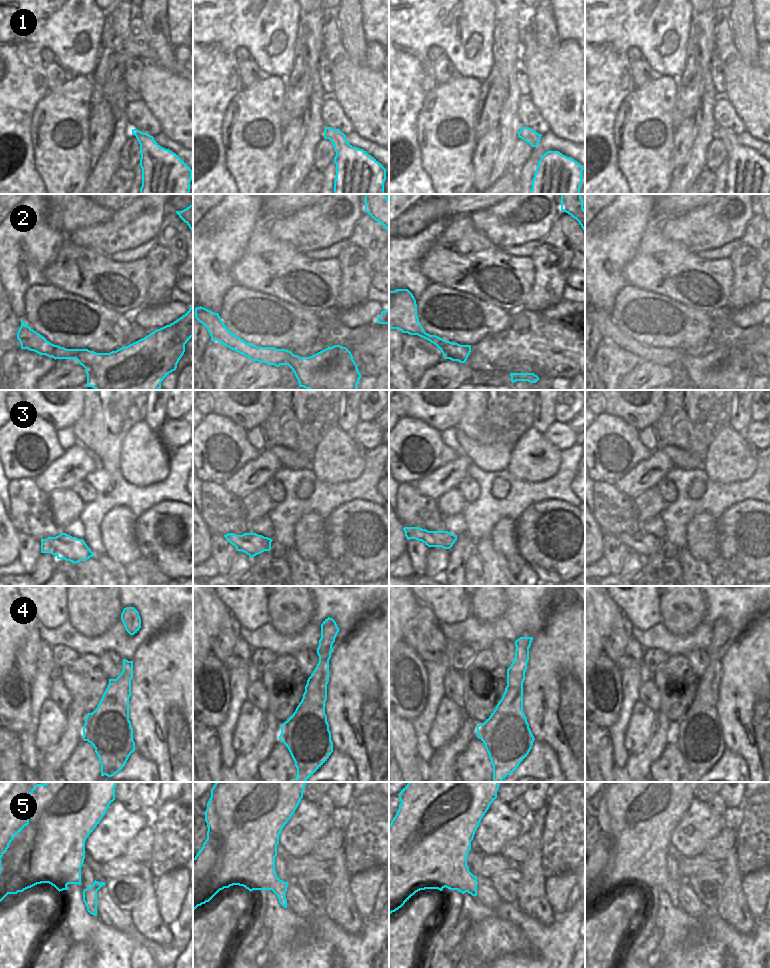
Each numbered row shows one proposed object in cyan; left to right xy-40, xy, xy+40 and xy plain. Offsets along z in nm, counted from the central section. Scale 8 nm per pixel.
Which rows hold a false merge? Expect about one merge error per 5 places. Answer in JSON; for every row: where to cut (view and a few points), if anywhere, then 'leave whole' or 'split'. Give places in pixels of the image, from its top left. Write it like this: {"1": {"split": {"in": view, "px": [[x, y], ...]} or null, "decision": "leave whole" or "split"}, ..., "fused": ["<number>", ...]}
{"1": {"split": null, "decision": "leave whole"}, "2": {"split": null, "decision": "leave whole"}, "3": {"split": null, "decision": "leave whole"}, "4": {"split": null, "decision": "leave whole"}, "5": {"split": null, "decision": "leave whole"}, "fused": []}

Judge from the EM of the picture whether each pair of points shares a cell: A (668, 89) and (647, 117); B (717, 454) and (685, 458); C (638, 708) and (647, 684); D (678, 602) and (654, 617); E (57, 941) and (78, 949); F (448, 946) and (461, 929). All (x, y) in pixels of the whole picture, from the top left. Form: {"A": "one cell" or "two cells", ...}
{"A": "one cell", "B": "one cell", "C": "two cells", "D": "two cells", "E": "two cells", "F": "one cell"}

